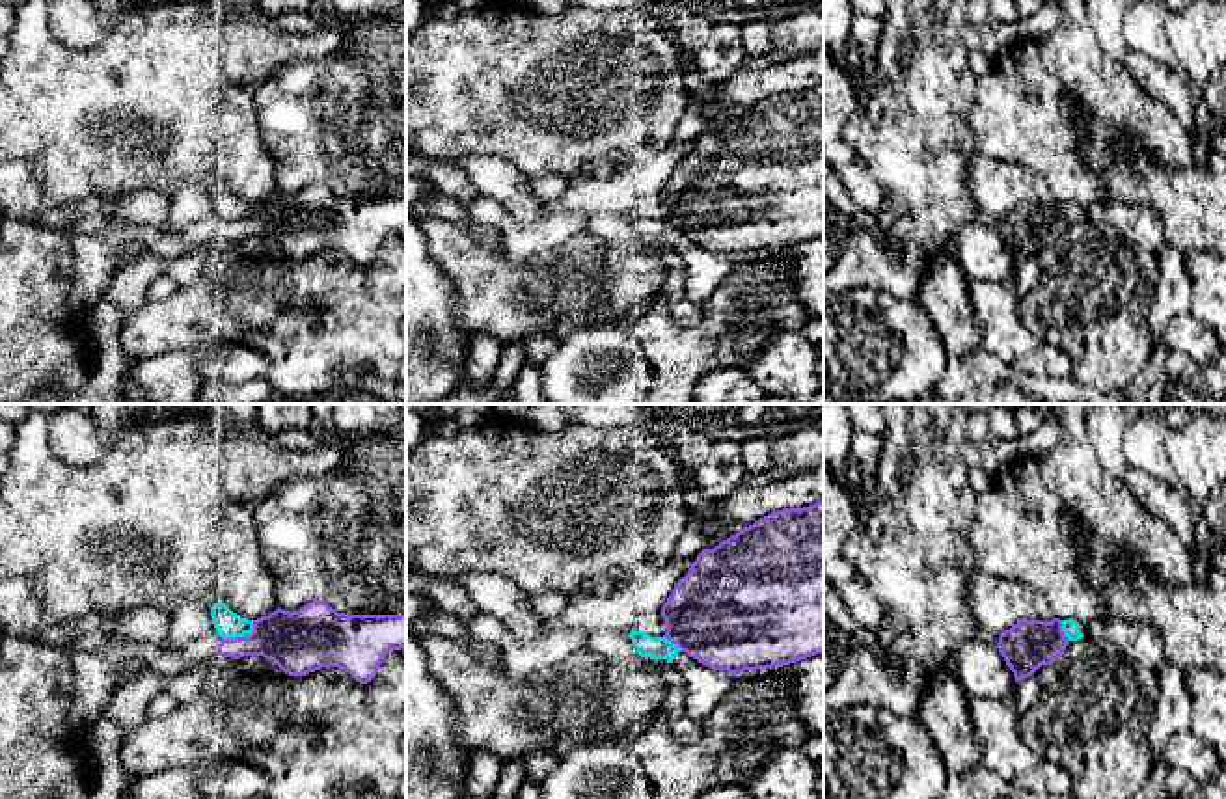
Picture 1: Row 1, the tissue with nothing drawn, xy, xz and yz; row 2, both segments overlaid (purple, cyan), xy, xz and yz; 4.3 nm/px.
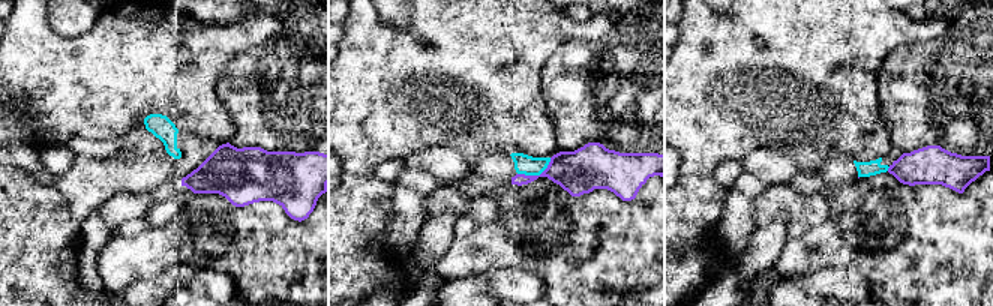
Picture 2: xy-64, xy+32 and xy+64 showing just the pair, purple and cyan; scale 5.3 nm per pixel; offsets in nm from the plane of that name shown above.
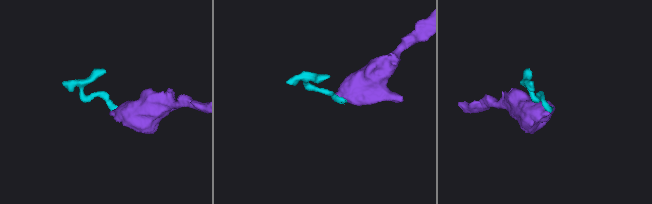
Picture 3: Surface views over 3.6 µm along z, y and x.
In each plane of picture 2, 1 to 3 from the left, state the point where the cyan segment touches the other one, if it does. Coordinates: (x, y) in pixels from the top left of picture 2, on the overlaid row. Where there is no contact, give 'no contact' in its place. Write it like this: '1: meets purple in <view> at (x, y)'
1: no contact
2: meets purple in xy+32 at (536, 176)
3: meets purple in xy+64 at (888, 168)

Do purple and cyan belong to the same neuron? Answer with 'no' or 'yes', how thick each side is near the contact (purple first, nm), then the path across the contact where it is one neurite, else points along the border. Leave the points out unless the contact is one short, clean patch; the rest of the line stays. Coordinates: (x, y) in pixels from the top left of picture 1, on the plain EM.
no; 280 nm thick on the purple side, 120 nm on the other; border along xy (254, 203), (254, 211), (248, 216), (222, 220)

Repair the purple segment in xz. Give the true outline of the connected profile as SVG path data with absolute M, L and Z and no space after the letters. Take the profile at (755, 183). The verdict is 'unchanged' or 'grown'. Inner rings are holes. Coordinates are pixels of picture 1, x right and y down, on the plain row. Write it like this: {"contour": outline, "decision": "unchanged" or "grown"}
{"contour": "M824 82L803 91L783 91L771 95L753 108L743 110L734 119L723 123L714 132L702 132L663 186L661 199L667 207L663 220L676 227L689 240L714 253L740 257L743 253L783 250L816 237L824 237Z", "decision": "unchanged"}

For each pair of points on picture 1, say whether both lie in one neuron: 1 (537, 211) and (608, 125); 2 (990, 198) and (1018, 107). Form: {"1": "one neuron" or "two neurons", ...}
{"1": "two neurons", "2": "two neurons"}

